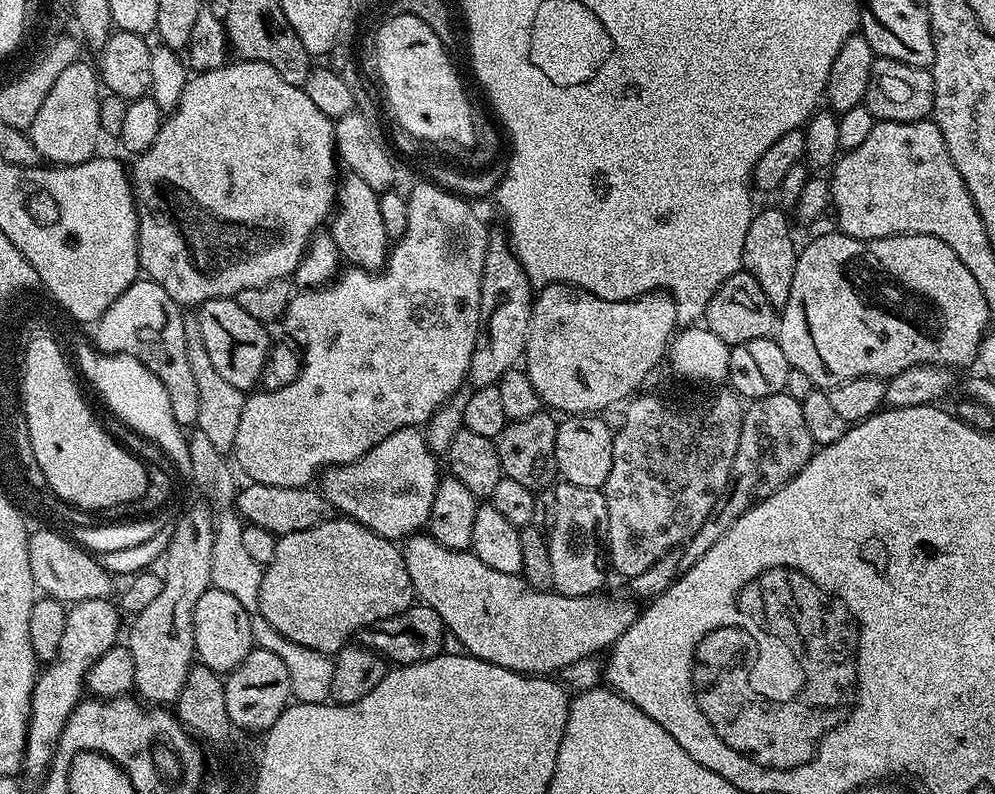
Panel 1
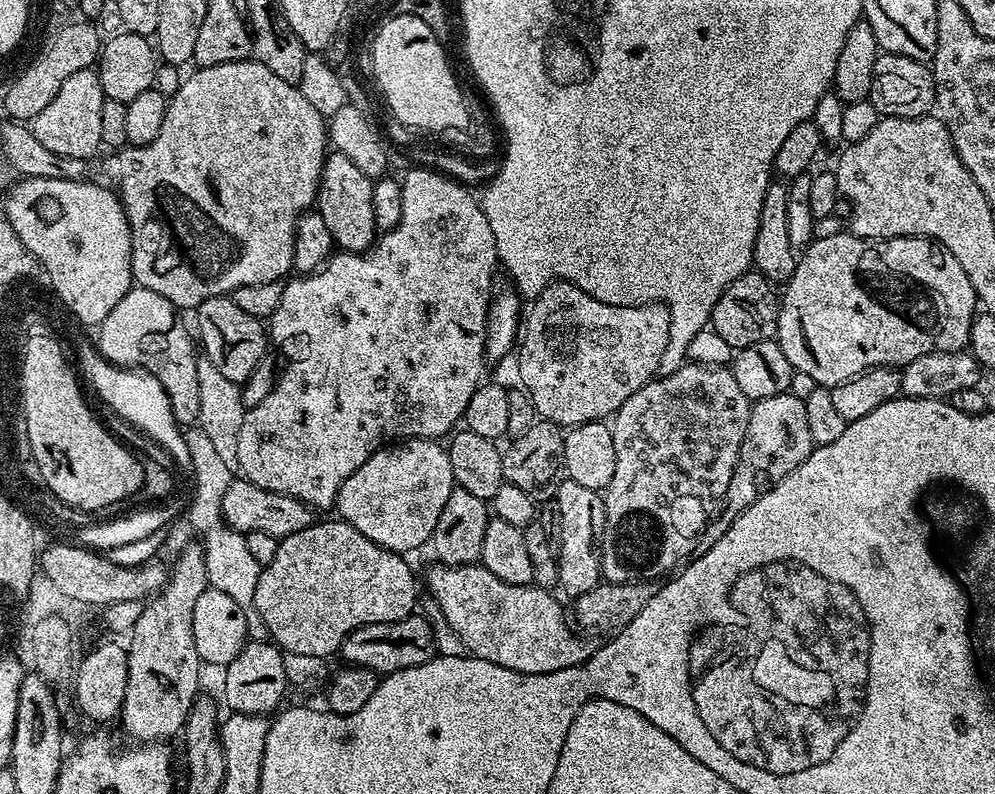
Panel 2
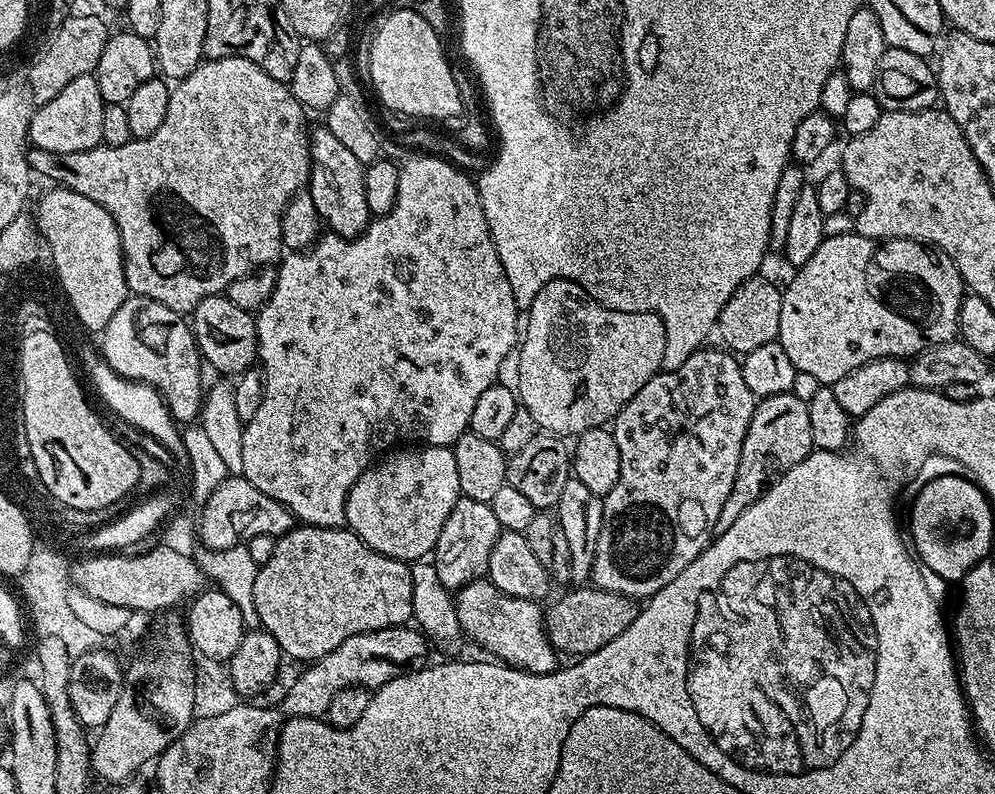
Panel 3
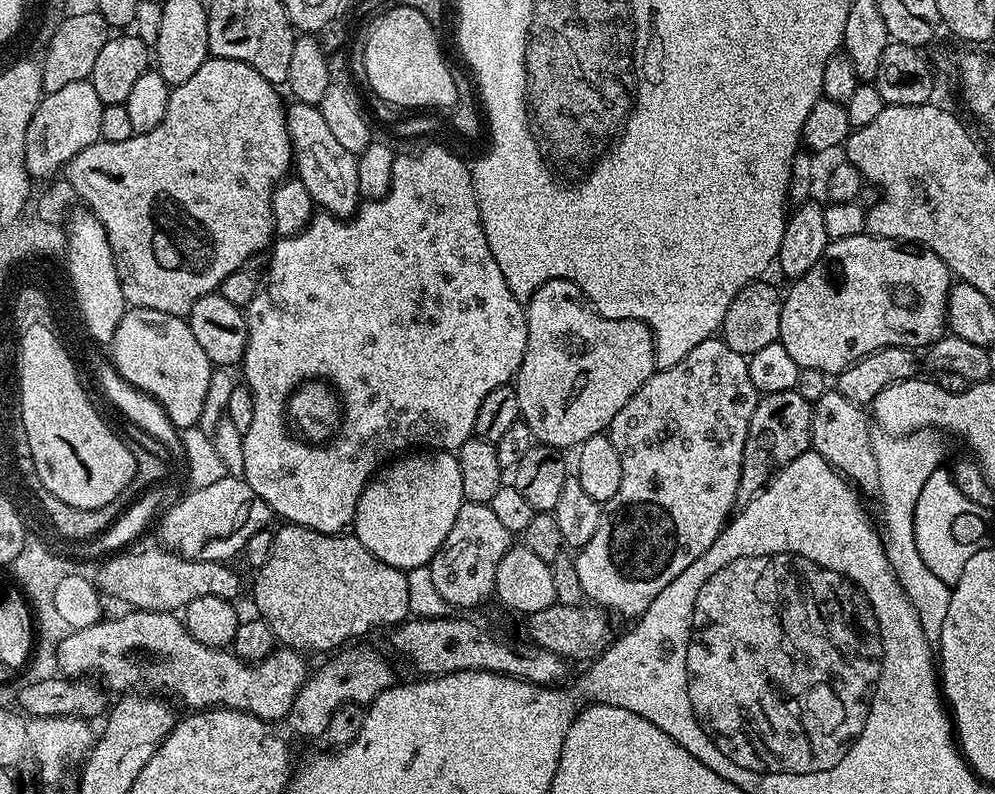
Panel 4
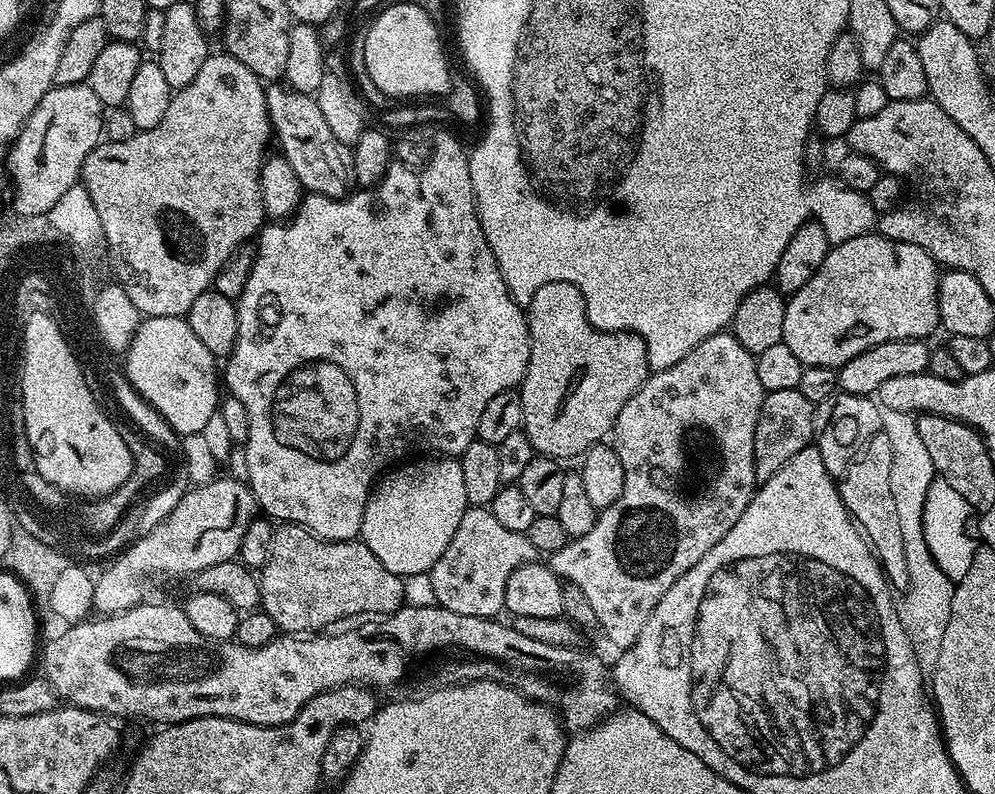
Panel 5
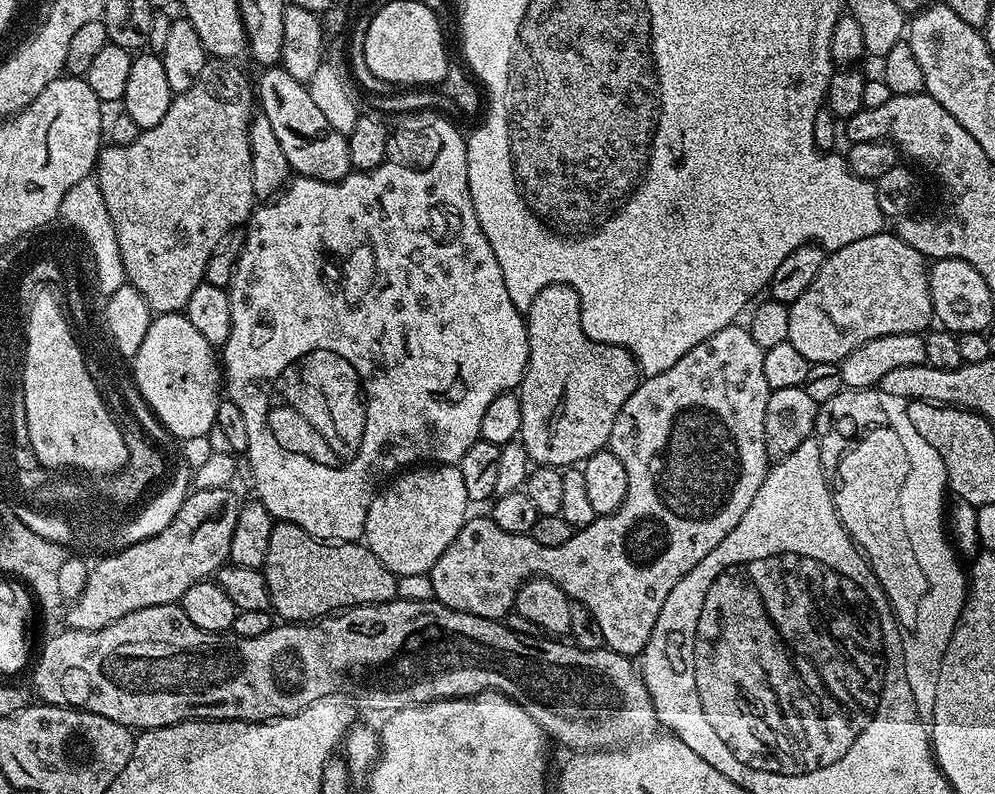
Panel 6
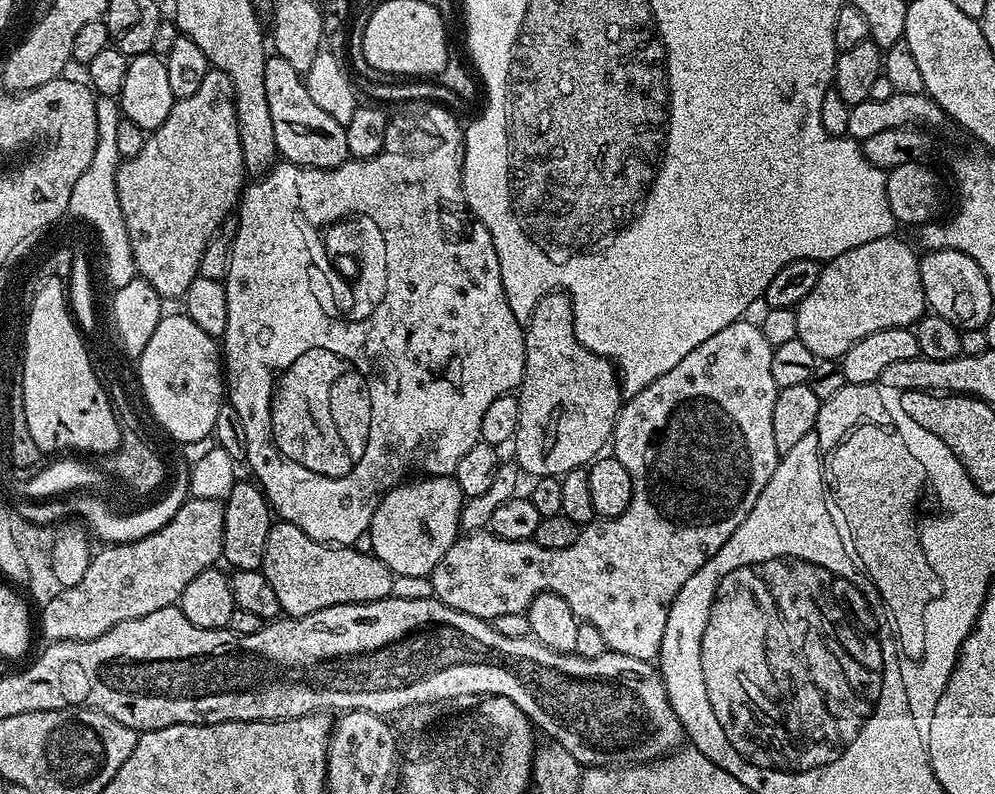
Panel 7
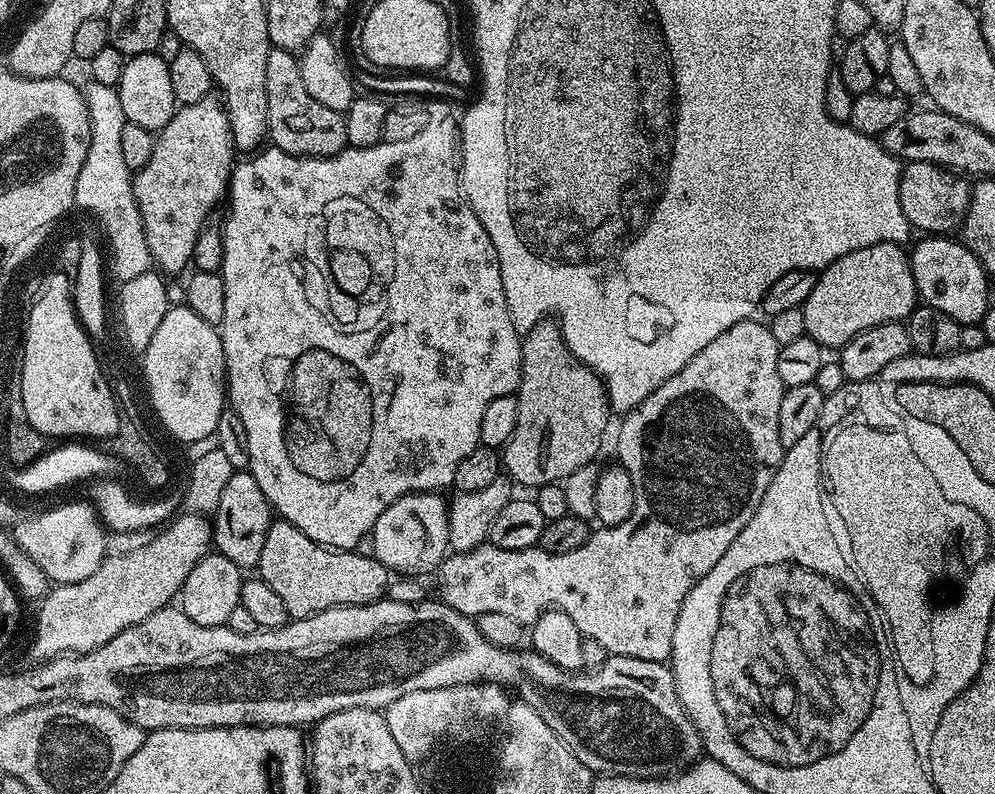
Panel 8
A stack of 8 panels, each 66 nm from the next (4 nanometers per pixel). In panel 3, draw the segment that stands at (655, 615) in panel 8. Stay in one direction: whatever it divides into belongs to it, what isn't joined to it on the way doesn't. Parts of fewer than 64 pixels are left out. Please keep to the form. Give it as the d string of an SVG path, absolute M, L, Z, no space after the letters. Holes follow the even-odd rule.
M701 347L700 351L690 354L690 358L682 362L682 366L657 372L654 378L650 378L650 382L646 382L646 386L642 386L642 390L638 390L638 394L634 394L634 398L630 398L630 402L616 416L614 435L618 442L620 469L618 482L614 482L614 490L610 490L608 495L603 497L602 526L598 534L590 577L591 583L597 588L621 592L624 596L633 598L653 596L658 590L662 590L662 586L674 582L674 578L678 578L678 574L682 574L682 570L686 570L686 566L690 566L694 558L701 556L713 539L714 522L718 522L718 514L722 506L726 506L726 498L730 498L730 490L734 486L734 474L738 474L738 458L742 458L742 442L746 438L746 430L750 426L750 418L756 409L758 397L752 393L750 386L746 386L746 378L742 378L739 359L727 350L715 352L708 347ZM461 496L446 518L434 549L434 563L442 586L449 590L459 590L470 582L487 577L490 550L494 548L494 542L500 537L501 531L491 504L474 502L474 498Z

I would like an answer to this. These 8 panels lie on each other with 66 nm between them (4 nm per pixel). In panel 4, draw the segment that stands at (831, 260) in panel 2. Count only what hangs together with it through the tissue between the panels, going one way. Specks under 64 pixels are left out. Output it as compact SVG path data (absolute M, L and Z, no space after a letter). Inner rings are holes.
M861 234L850 238L832 240L826 246L822 258L811 268L806 275L791 285L792 289L783 297L782 326L780 327L780 339L782 346L786 346L786 354L794 358L794 362L802 368L818 370L825 374L839 374L842 370L849 368L854 362L858 362L863 356L869 356L880 348L911 348L913 350L924 350L936 343L941 336L945 335L948 328L948 291L952 289L954 277L949 272L946 262L938 258L938 254L929 252L919 246L905 246L895 240L884 240L880 236L869 236Z

